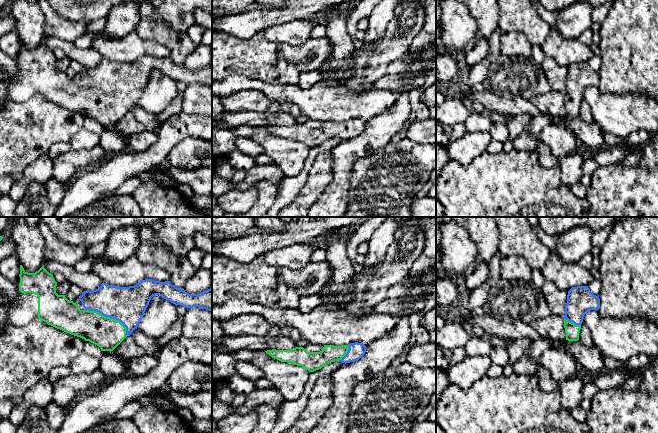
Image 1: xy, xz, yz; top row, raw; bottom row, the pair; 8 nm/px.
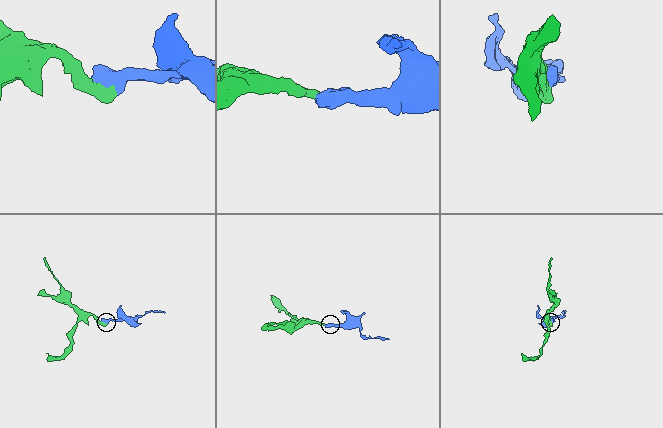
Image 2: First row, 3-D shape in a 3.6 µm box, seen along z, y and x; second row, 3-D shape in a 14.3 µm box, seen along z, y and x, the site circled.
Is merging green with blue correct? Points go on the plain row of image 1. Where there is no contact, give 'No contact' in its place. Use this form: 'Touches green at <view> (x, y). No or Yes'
Touches green at xy (109, 93). Yes

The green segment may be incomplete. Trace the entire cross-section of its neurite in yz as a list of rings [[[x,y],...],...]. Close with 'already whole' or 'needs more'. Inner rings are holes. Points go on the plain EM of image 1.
[[[577,62],[568,67],[564,92],[566,116],[579,116],[584,91],[590,86],[598,86],[599,82],[599,72],[594,71],[588,62]]]; needs more

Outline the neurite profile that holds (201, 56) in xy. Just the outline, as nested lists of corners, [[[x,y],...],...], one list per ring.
[[[197,44],[196,48],[186,57],[183,62],[185,68],[198,70],[212,63],[211,46]]]

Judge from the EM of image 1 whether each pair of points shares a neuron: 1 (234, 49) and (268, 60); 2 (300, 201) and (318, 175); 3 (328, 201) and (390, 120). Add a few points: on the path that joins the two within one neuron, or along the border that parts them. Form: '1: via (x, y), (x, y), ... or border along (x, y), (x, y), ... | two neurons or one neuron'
1: via (242, 57), (260, 60) | one neuron
2: via (306, 195), (315, 186), (317, 181) | one neuron
3: via (341, 179), (343, 159), (368, 140) | one neuron

